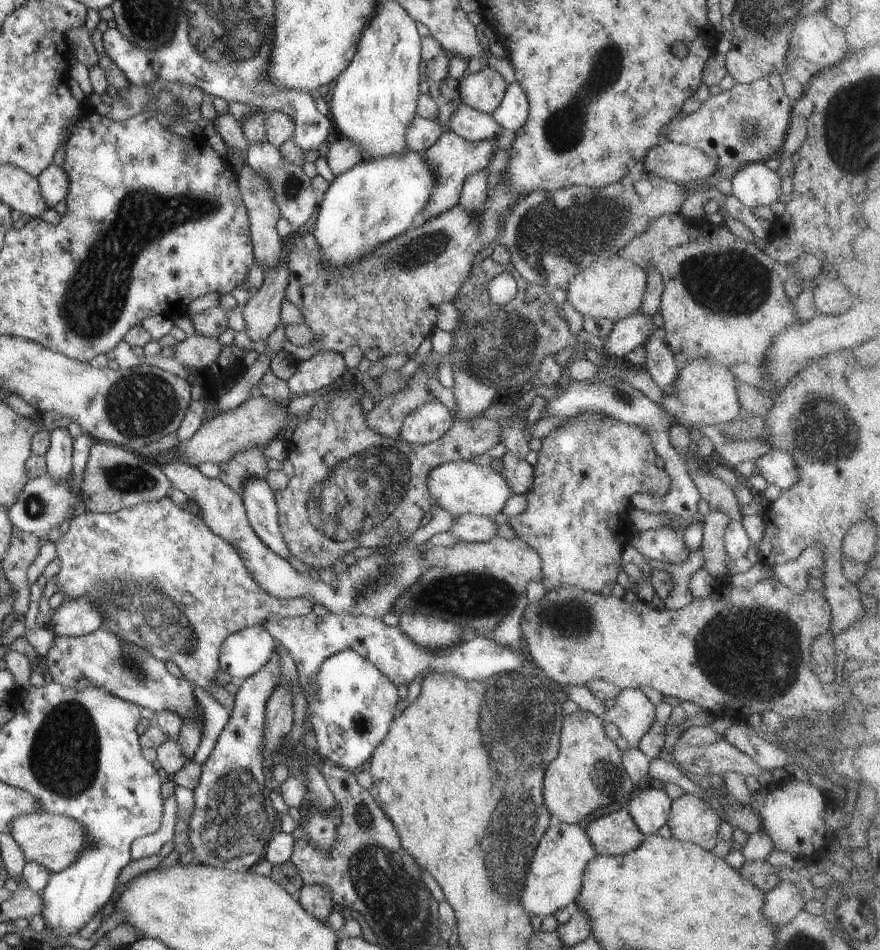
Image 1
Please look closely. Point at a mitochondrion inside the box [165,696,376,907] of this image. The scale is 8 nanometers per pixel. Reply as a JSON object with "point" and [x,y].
{"point":[235,822]}

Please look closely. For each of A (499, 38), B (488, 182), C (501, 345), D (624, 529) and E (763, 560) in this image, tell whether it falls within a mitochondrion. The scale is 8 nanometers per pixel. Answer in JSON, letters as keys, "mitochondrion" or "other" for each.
{"A":"other","B":"other","C":"mitochondrion","D":"other","E":"other"}

